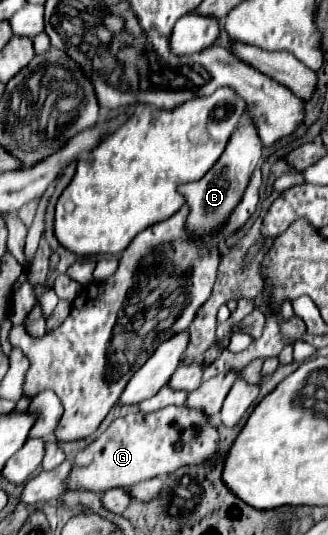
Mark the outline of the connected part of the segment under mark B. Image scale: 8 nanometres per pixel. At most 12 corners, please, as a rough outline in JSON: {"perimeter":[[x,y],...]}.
{"perimeter":[[255,123],[231,135],[221,159],[179,193],[197,237],[217,231],[261,159]]}

